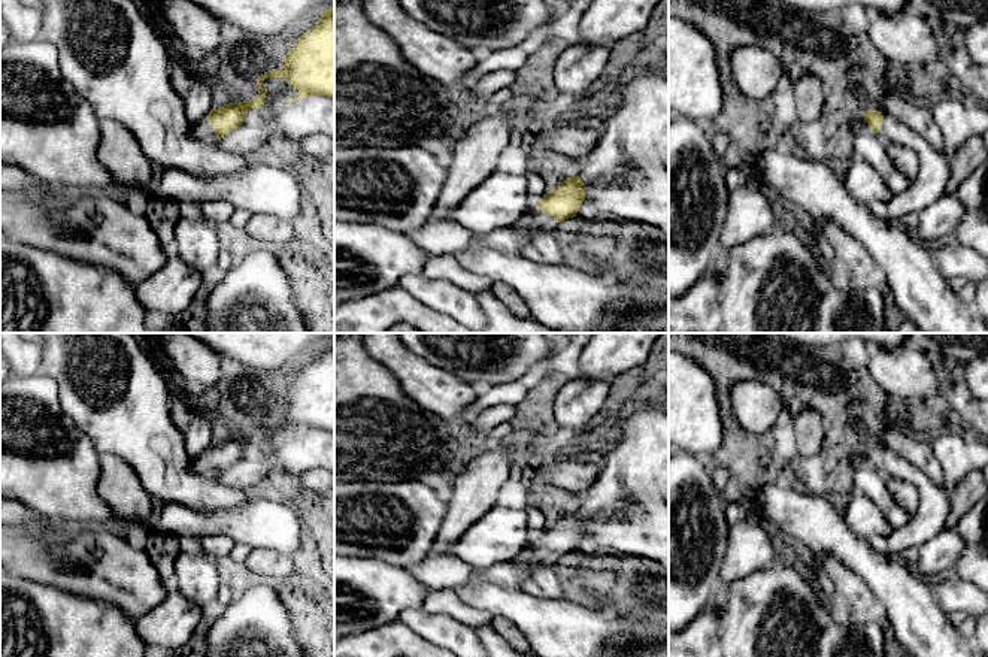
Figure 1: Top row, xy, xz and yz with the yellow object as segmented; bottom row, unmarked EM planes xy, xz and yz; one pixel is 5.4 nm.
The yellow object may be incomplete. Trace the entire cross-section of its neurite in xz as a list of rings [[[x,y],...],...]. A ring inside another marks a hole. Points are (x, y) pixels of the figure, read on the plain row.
[[[566,512],[539,535],[530,551],[522,549],[513,560],[495,563],[484,570],[476,570],[476,573],[485,581],[503,584],[507,588],[519,588],[521,579],[528,575],[534,561],[555,566],[561,555],[576,551],[585,532],[581,512]]]

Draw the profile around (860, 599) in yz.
[[[827,552],[815,554],[815,557],[833,581],[834,591],[846,599],[851,617],[870,617],[878,600],[866,581]]]

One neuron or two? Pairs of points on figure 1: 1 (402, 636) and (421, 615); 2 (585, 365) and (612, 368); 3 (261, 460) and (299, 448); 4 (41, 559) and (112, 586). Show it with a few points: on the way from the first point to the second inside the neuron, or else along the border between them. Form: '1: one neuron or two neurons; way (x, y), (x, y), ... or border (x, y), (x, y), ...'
1: two neurons; border (397, 620), (427, 641)
2: one neuron; way (591, 365), (606, 365)
3: one neuron; way (270, 454), (290, 454)
4: one neuron; way (58, 557), (79, 557), (94, 568)

